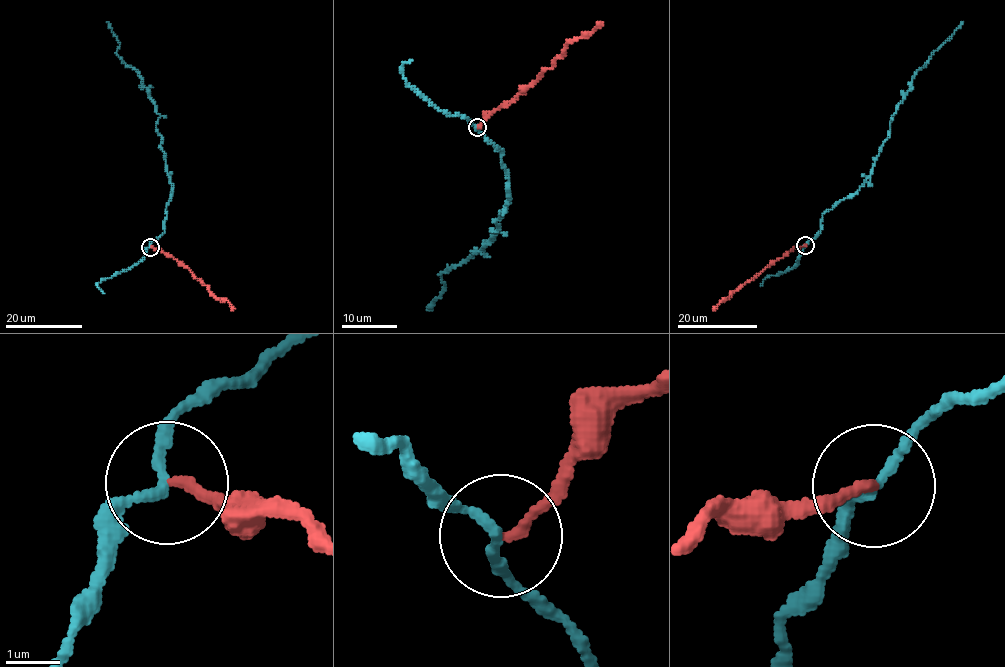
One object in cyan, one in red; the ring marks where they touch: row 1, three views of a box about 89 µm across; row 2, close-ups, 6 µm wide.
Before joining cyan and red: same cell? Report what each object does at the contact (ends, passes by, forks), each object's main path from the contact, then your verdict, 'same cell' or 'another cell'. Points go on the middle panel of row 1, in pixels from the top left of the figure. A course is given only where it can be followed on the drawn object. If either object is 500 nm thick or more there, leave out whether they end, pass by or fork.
cyan passes by; red ends there; cyan runs (477, 127), (502, 149), (510, 198), (495, 222), (494, 237), (440, 275), (445, 289), (428, 309); red runs (477, 127), (489, 113), (506, 106), (552, 66), (570, 42), (591, 34), (602, 23); another cell

